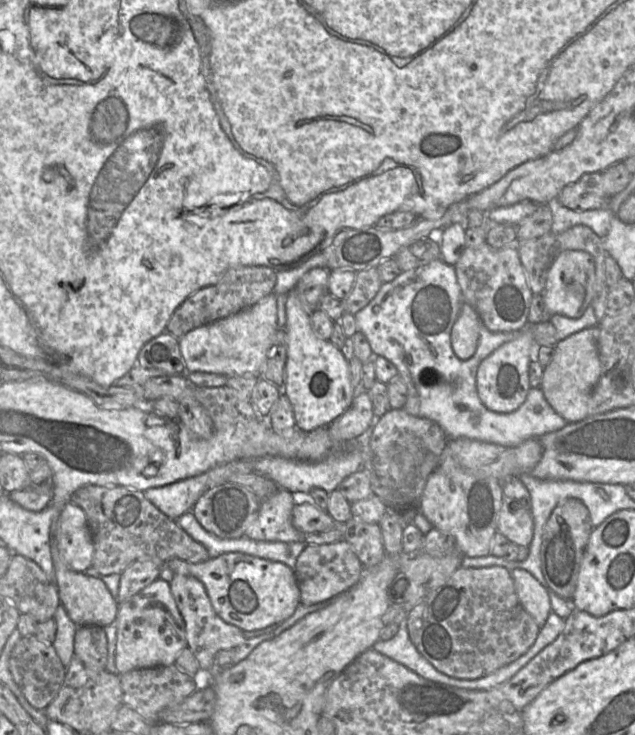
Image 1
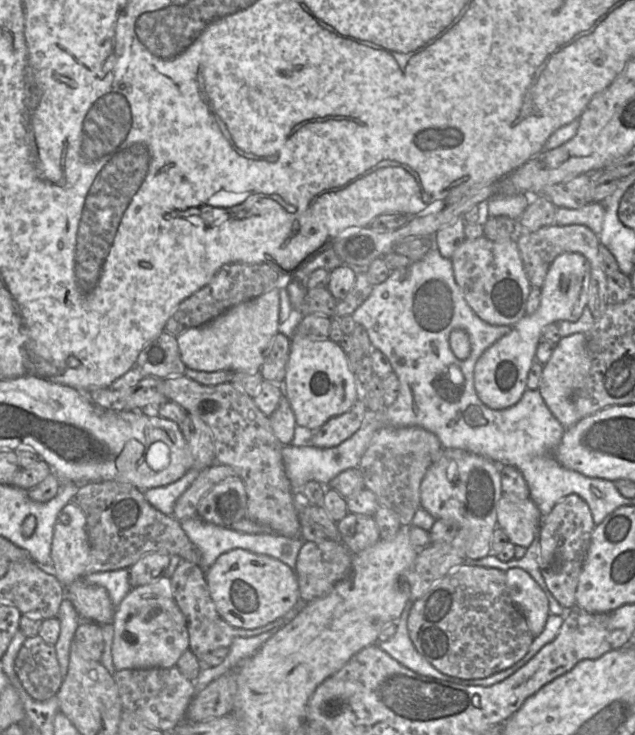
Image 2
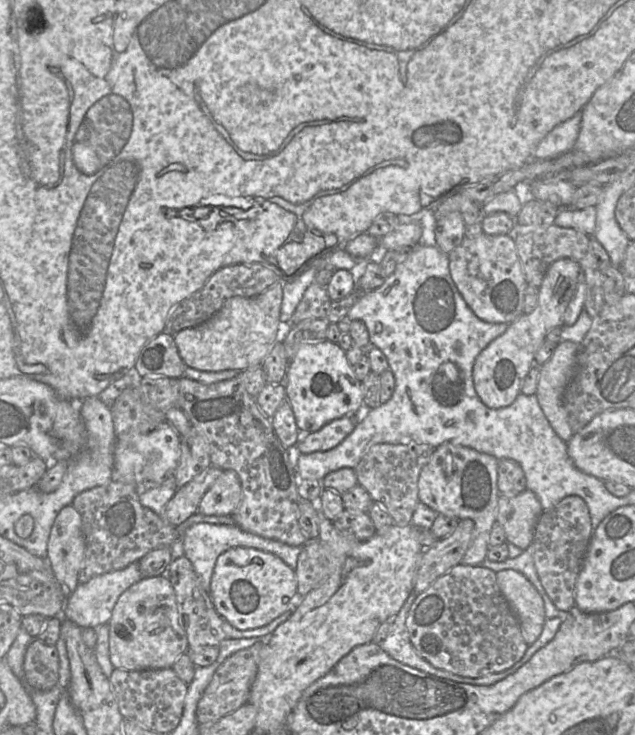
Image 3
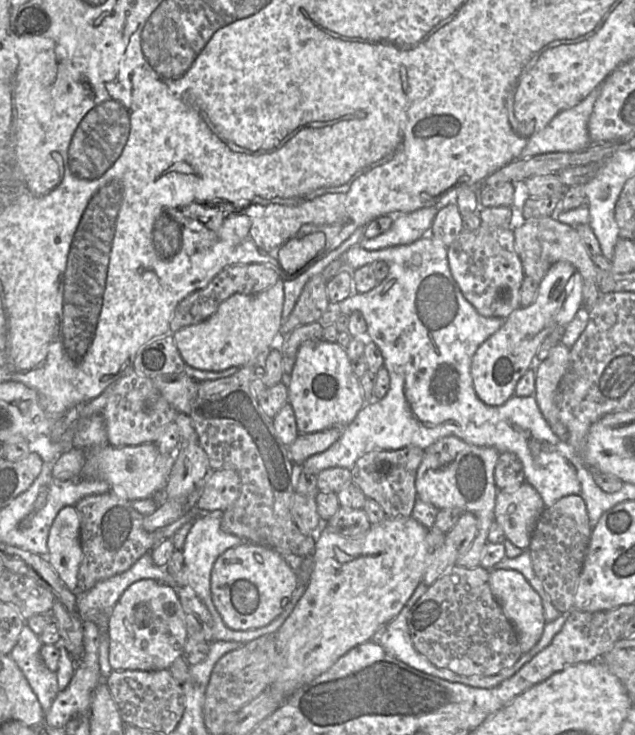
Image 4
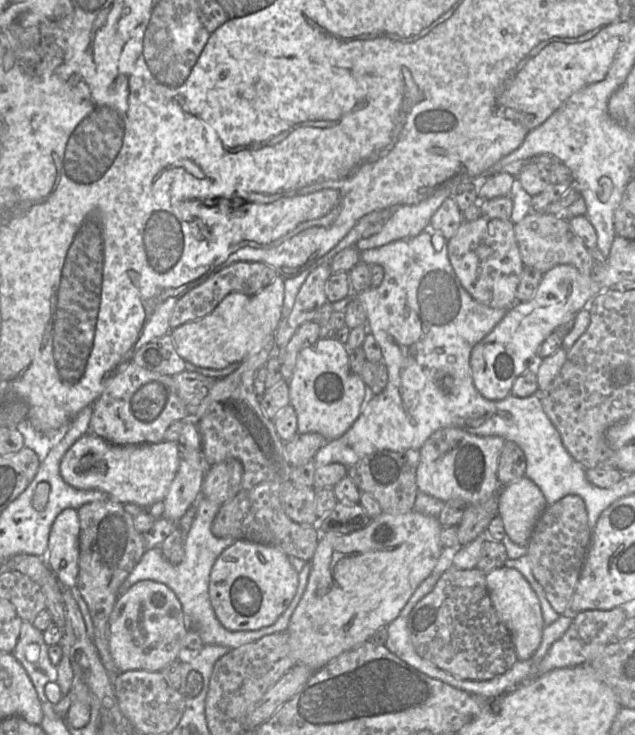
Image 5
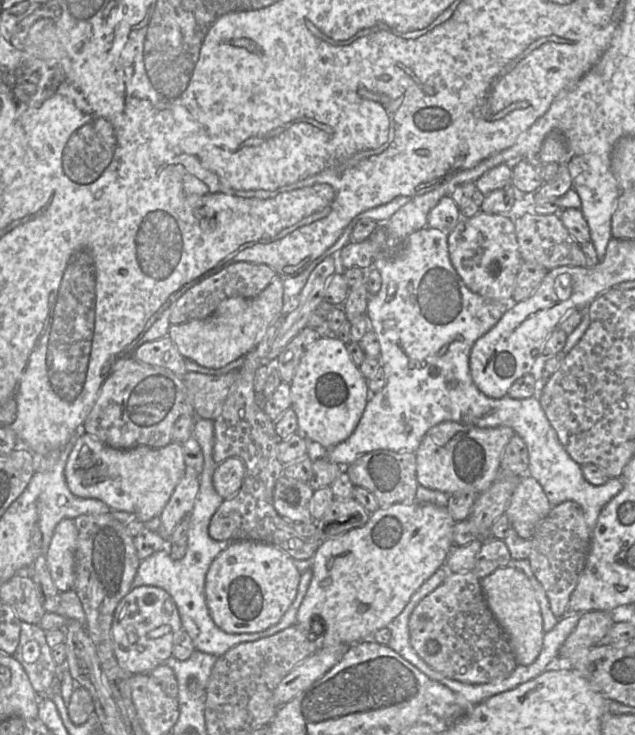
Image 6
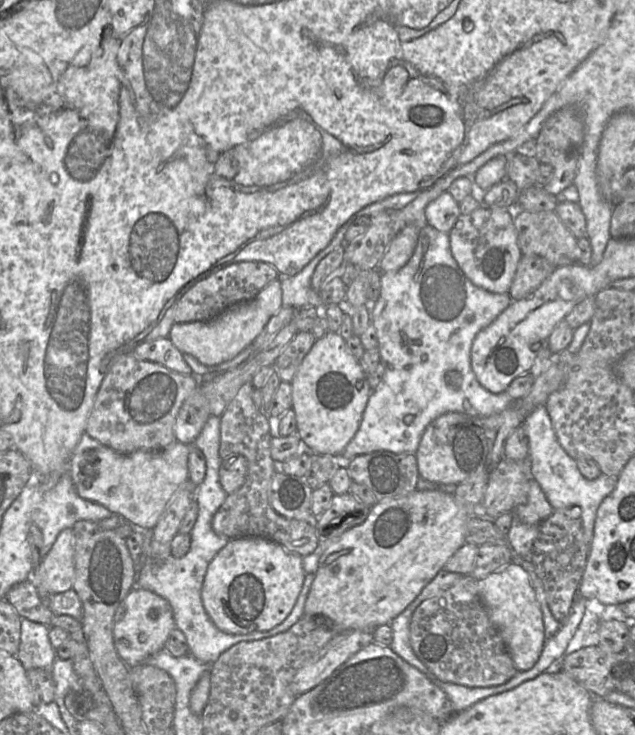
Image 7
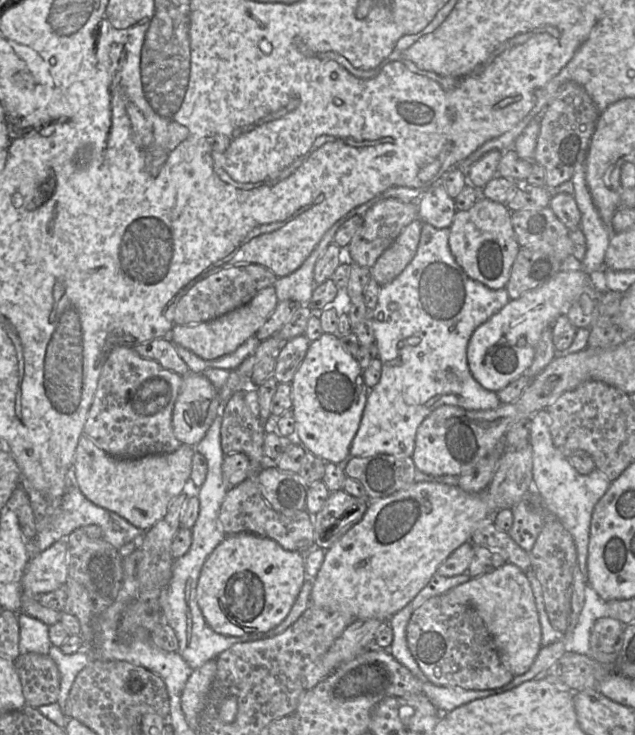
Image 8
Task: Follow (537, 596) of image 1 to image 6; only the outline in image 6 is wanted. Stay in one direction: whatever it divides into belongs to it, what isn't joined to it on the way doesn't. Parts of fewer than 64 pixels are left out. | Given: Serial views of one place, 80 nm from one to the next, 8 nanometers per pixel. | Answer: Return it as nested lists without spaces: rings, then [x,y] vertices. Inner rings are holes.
[[[506,566],[480,579],[486,603],[504,631],[518,665],[529,665],[538,657],[543,644],[543,618],[528,577],[518,568]]]

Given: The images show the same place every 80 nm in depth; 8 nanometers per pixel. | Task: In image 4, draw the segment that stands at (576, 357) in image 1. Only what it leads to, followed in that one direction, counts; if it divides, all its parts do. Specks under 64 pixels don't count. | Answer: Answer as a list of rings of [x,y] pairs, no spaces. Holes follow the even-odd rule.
[[[558,343],[548,356],[540,362],[536,370],[534,392],[540,412],[553,433],[564,442],[567,442],[568,432],[558,416],[554,397],[568,368],[569,358],[570,348]]]

